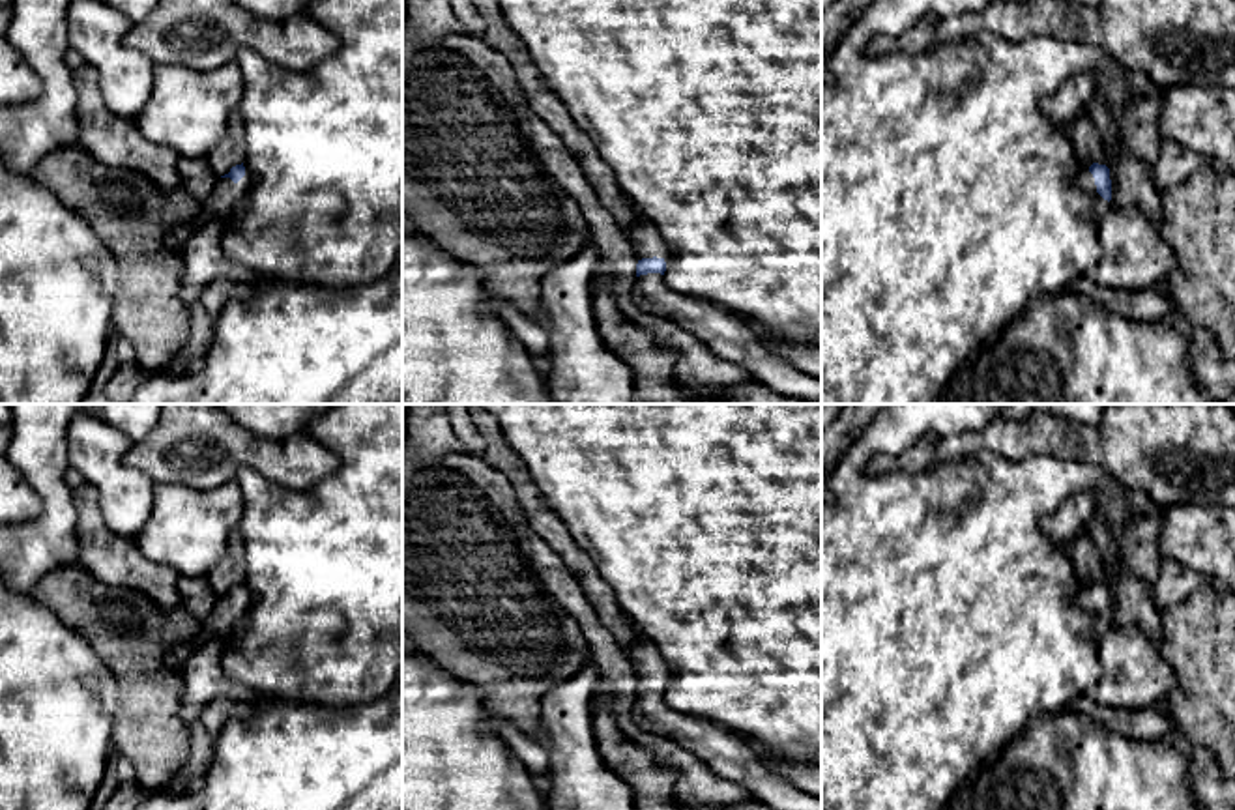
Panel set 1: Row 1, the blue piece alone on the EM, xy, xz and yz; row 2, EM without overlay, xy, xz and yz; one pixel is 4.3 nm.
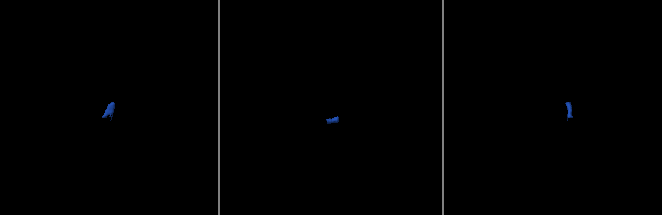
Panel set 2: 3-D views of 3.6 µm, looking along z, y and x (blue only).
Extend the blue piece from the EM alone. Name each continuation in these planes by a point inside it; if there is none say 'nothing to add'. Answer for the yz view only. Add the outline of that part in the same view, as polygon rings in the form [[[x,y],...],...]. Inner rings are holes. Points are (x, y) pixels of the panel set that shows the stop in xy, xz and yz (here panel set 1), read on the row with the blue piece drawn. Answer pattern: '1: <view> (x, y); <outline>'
1: yz (1084, 180); [[[1082,170],[1074,178],[1074,185],[1078,185],[1082,191],[1089,193],[1091,196],[1097,193],[1095,178],[1089,170]]]
2: yz (1133, 186); [[[1125,153],[1110,166],[1113,208],[1138,208],[1156,228],[1160,226],[1162,191],[1155,185],[1153,165]]]

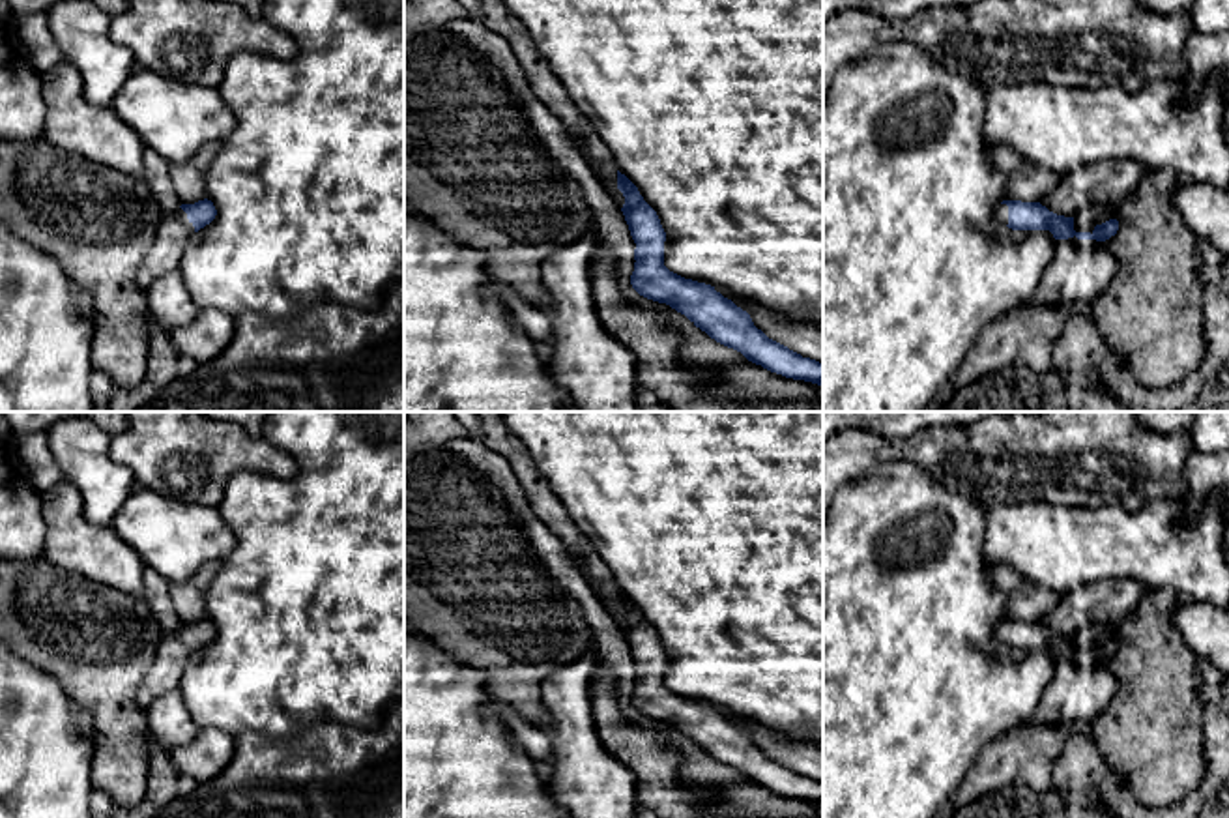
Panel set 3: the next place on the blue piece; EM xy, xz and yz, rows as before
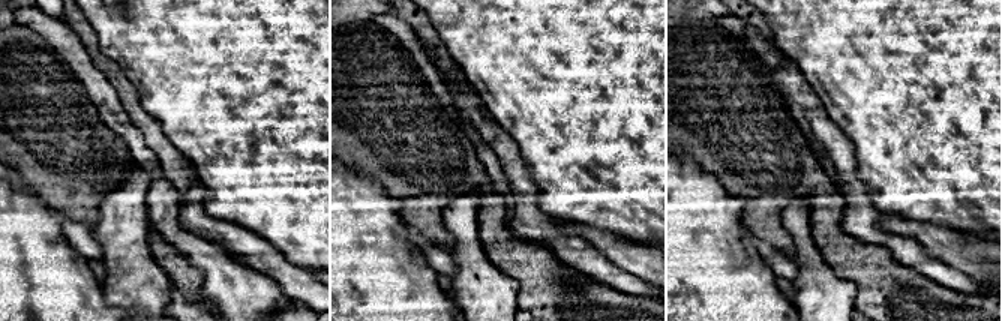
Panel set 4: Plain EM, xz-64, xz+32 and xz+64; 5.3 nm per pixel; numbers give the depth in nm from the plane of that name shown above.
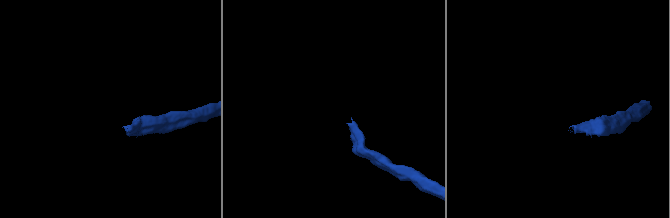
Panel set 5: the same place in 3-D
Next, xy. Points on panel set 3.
1: xy (173, 234); [[[181,208],[165,213],[157,225],[153,243],[137,271],[137,283],[146,290],[161,275],[178,270],[193,234],[195,226]]]

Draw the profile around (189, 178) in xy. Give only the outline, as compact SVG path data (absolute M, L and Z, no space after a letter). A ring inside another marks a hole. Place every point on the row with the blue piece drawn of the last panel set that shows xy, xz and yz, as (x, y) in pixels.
M211 142L187 163L170 165L170 180L181 204L195 204L208 198L206 172L217 152L219 142Z

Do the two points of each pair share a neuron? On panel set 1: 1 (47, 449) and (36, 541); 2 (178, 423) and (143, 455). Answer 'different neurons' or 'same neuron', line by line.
1: same neuron
2: same neuron

